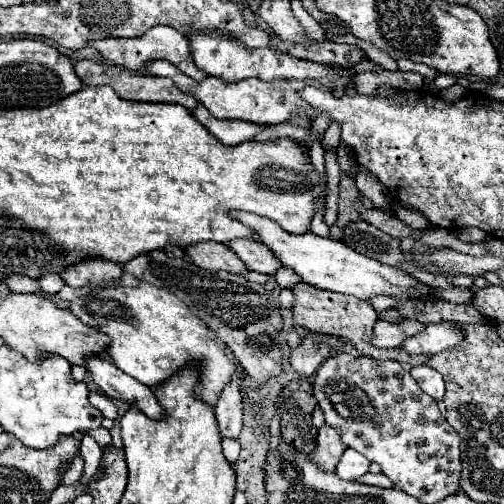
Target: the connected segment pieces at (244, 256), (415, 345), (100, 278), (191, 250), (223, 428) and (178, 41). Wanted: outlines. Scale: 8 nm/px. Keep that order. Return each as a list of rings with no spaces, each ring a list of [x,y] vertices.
[[[233,239],[231,243],[227,243],[239,257],[241,261],[257,273],[275,273],[281,265],[273,259],[271,251],[263,249],[261,243],[253,241],[253,239]]]
[[[441,321],[441,323],[431,323],[427,329],[415,337],[407,337],[401,343],[401,349],[407,351],[409,355],[437,355],[449,347],[455,347],[463,339],[463,333],[459,327],[453,323]]]
[[[83,259],[83,263],[75,263],[75,267],[65,267],[61,271],[61,279],[71,287],[85,287],[85,285],[101,285],[103,281],[109,281],[115,285],[115,281],[123,275],[121,265],[115,265],[107,259]]]
[[[203,241],[203,243],[195,243],[191,247],[185,247],[185,255],[203,269],[211,269],[211,271],[229,271],[229,273],[241,273],[247,267],[239,261],[239,257],[223,243],[215,243],[215,241]]]
[[[237,365],[227,389],[223,389],[219,393],[219,401],[215,405],[215,417],[217,417],[219,431],[223,437],[239,437],[239,431],[241,431],[241,415],[243,415],[241,383],[243,383],[243,375],[245,373],[243,373],[241,365]]]
[[[151,27],[147,33],[143,33],[141,37],[135,37],[135,39],[99,39],[95,43],[91,43],[91,47],[95,47],[103,59],[107,63],[113,63],[113,65],[121,65],[121,67],[127,67],[131,71],[137,71],[137,73],[143,73],[143,75],[149,75],[143,65],[147,61],[153,61],[153,59],[167,59],[171,61],[179,71],[183,71],[185,75],[189,75],[191,79],[205,79],[207,73],[199,71],[193,63],[193,57],[191,57],[191,49],[189,49],[189,43],[187,43],[187,37],[181,35],[179,31],[171,29],[171,27]]]

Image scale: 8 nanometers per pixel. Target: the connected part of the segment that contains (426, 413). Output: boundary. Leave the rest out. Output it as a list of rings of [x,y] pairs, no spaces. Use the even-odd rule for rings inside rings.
[[[335,353],[317,371],[313,383],[317,405],[325,413],[325,423],[339,431],[341,441],[365,455],[371,463],[381,467],[381,473],[393,481],[393,487],[417,497],[423,503],[437,503],[447,495],[459,491],[461,457],[459,435],[441,415],[437,403],[415,383],[409,371],[399,361],[373,359],[369,355]]]

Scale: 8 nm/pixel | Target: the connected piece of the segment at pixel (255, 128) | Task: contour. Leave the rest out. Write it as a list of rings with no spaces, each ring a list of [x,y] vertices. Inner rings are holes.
[[[201,103],[195,109],[195,119],[199,123],[203,123],[207,127],[207,131],[211,131],[221,143],[225,145],[239,145],[245,141],[255,139],[257,133],[261,133],[265,127],[257,125],[257,123],[247,123],[247,121],[225,121],[225,119],[215,119]]]

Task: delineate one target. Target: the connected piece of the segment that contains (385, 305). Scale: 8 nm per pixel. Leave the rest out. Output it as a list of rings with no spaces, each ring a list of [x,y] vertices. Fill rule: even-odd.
[[[375,295],[375,297],[371,297],[371,299],[369,299],[369,303],[371,303],[379,313],[381,313],[381,311],[385,311],[385,309],[391,309],[397,301],[399,301],[399,299],[389,297],[389,295]]]

